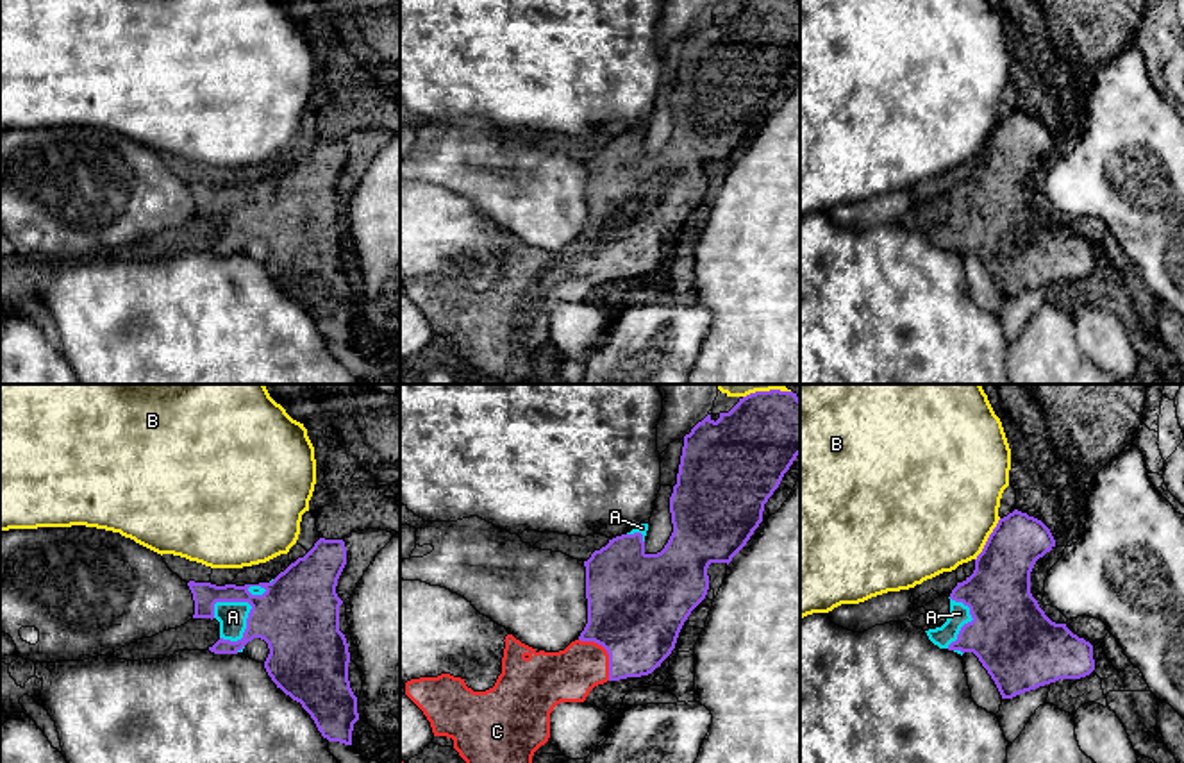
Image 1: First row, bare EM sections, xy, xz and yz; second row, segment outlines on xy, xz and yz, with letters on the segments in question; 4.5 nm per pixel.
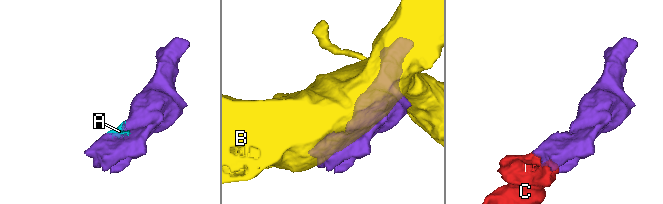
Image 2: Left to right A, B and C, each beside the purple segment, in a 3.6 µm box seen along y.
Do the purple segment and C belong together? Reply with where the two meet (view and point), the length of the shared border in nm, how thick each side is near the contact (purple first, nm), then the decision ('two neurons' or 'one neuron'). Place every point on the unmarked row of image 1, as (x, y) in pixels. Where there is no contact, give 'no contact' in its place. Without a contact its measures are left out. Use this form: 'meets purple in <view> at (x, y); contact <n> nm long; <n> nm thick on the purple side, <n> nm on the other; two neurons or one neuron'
meets purple in xz at (608, 252); contact 240 nm long; 440 nm thick on the purple side, 240 nm on the other; one neuron

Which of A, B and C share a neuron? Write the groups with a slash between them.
A C / B

